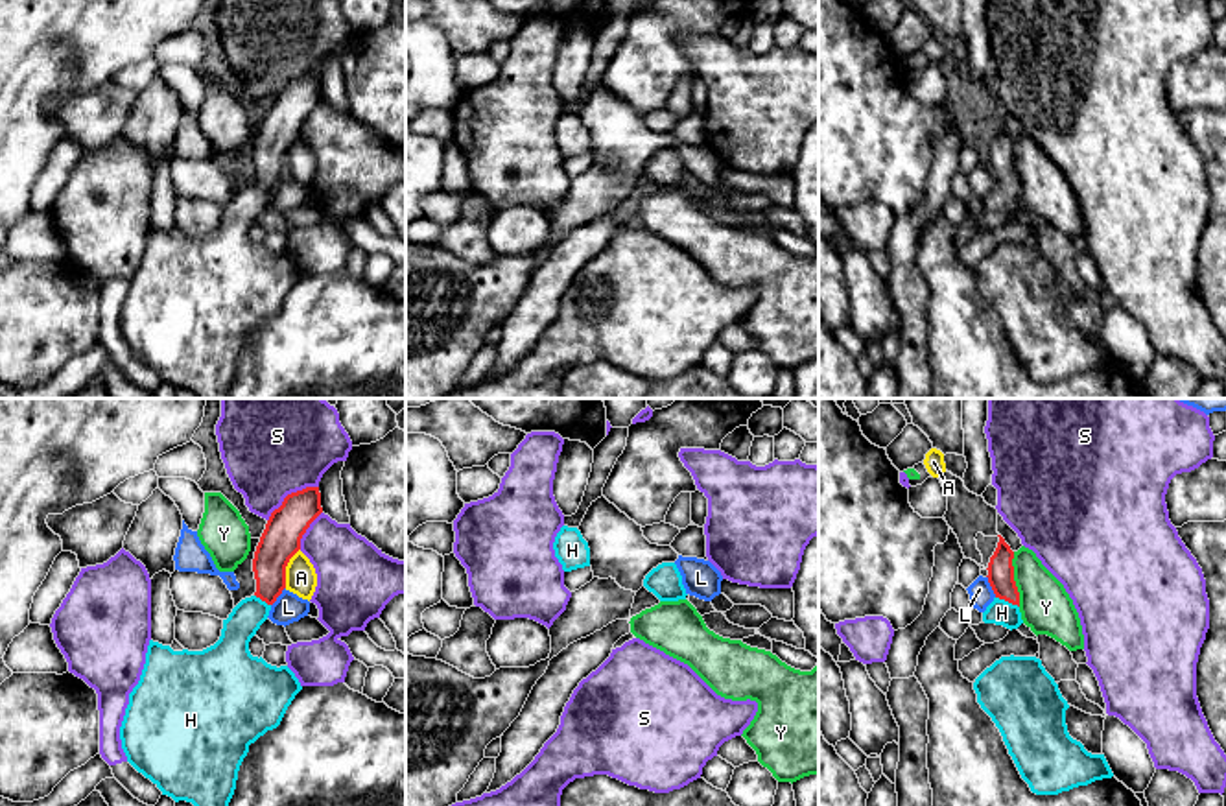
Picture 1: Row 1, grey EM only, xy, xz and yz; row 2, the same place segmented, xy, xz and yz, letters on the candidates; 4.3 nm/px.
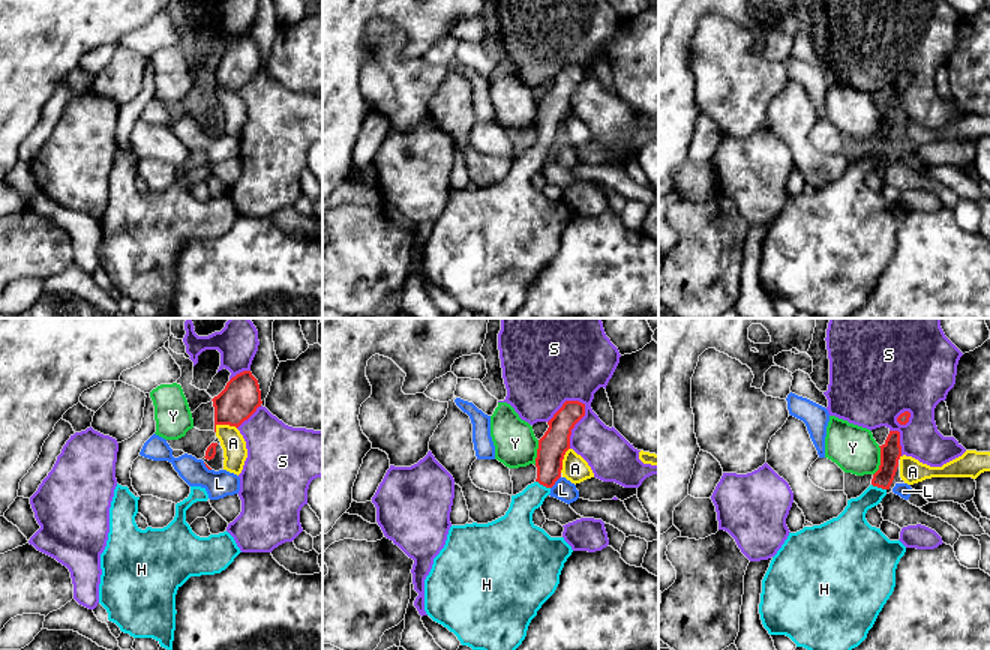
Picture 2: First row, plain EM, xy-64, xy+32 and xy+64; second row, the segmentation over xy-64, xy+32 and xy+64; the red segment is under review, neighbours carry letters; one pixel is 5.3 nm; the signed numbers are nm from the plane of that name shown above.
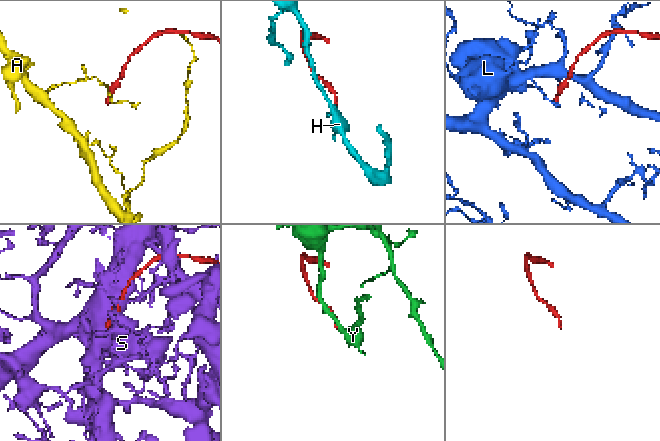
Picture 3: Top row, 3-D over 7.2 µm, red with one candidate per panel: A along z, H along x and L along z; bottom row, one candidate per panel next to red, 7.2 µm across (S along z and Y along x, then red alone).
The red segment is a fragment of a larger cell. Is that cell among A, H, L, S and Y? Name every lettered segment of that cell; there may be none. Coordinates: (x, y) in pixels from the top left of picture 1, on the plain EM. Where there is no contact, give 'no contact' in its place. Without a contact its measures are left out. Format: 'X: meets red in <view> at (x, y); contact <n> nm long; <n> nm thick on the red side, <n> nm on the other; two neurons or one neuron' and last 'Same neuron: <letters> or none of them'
A: meets red in xy at (284, 155); contact 190 nm long; 170 nm thick on the red side, 140 nm on the other; two neurons
H: meets red in yz at (1007, 187); contact 120 nm long; 110 nm thick on the red side, 110 nm on the other; one neuron
L: meets red in yz at (992, 174); contact 100 nm long; 110 nm thick on the red side, 110 nm on the other; two neurons
S: meets red in xy at (292, 80); contact 280 nm long; 170 nm thick on the red side, 380 nm on the other; two neurons
Y: meets red in yz at (1013, 166); contact 240 nm long; 110 nm thick on the red side, 220 nm on the other; two neurons
Same neuron: H

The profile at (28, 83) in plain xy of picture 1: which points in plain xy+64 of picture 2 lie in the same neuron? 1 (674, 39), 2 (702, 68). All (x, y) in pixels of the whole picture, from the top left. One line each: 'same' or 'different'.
1: same
2: different

